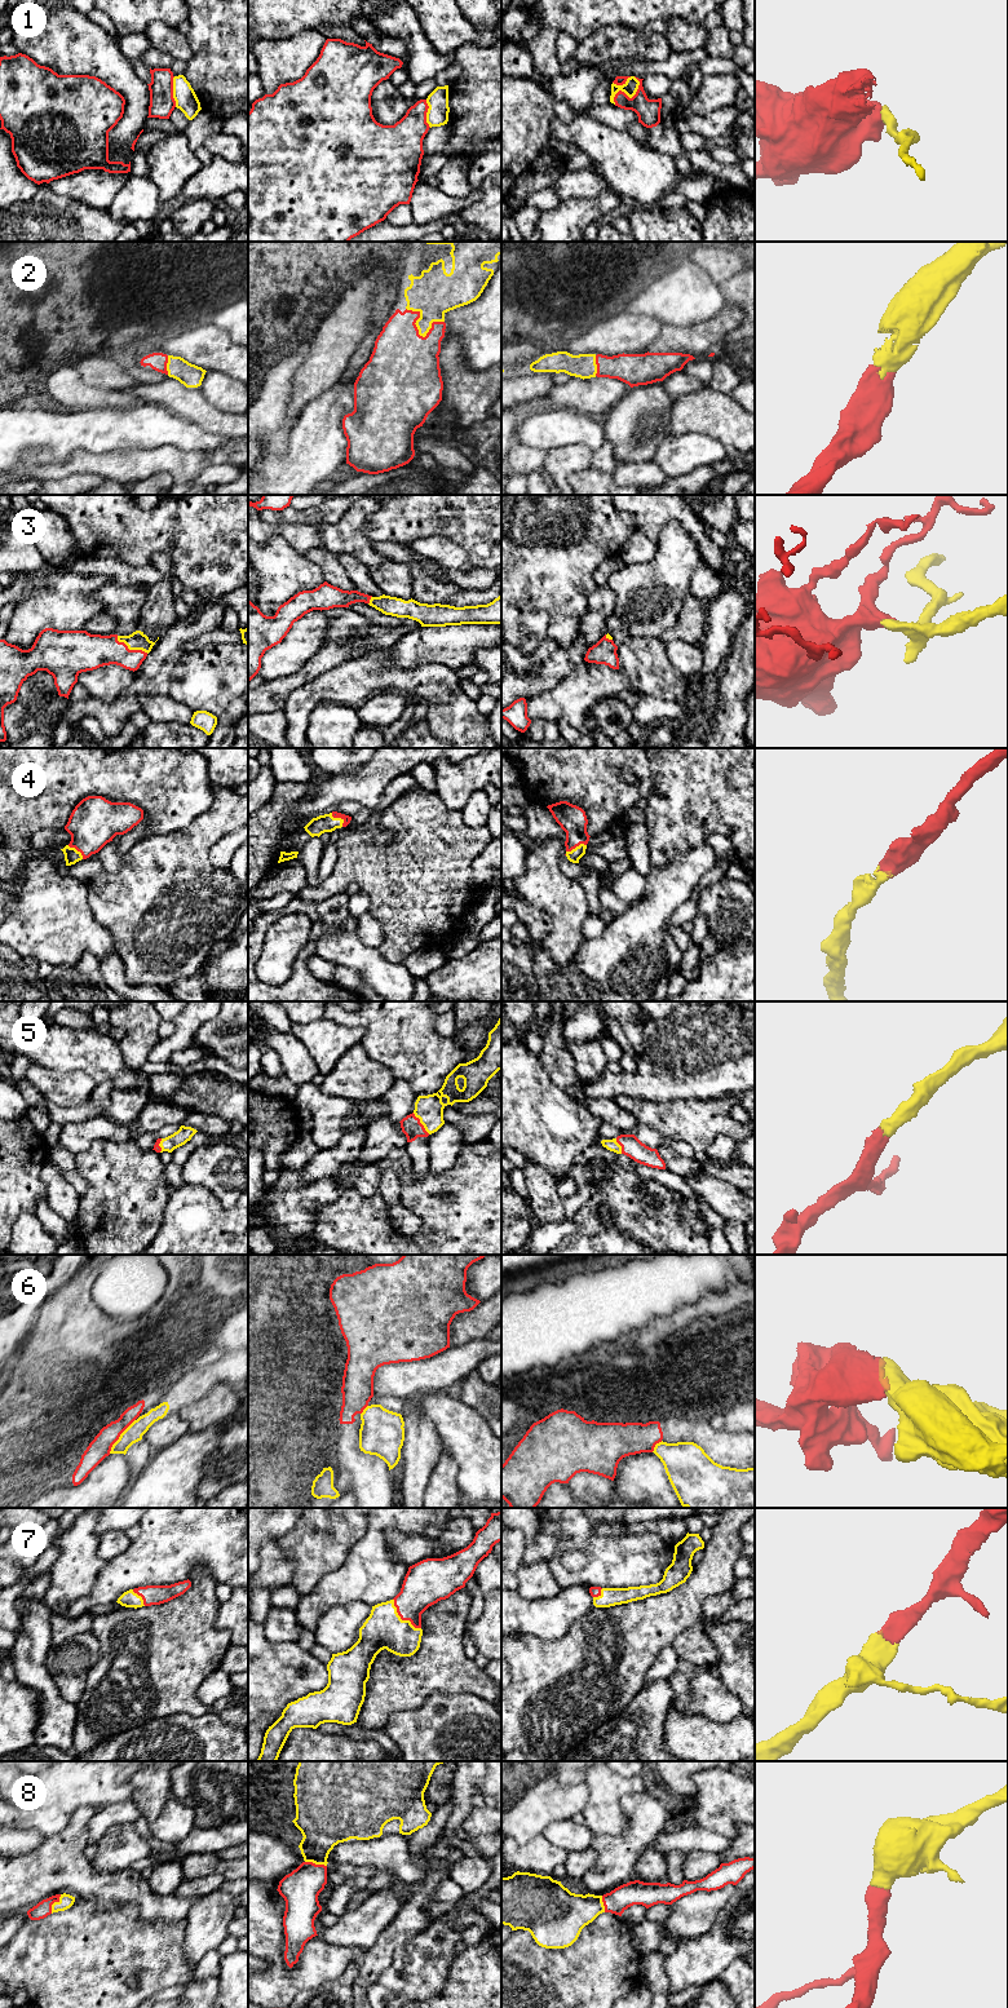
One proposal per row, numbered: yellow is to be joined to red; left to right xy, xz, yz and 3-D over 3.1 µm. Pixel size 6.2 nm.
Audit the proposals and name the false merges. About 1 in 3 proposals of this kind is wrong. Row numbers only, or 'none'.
1, 6

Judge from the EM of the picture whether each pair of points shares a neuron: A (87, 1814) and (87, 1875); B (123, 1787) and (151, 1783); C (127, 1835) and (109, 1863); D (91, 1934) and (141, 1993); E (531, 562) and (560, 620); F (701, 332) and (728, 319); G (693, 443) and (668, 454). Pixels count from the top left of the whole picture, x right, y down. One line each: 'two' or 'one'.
A: one
B: two
C: one
D: one
E: one
F: one
G: one

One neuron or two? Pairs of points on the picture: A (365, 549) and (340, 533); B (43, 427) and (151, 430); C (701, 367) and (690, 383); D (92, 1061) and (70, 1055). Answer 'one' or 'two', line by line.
A: one
B: one
C: two
D: one

